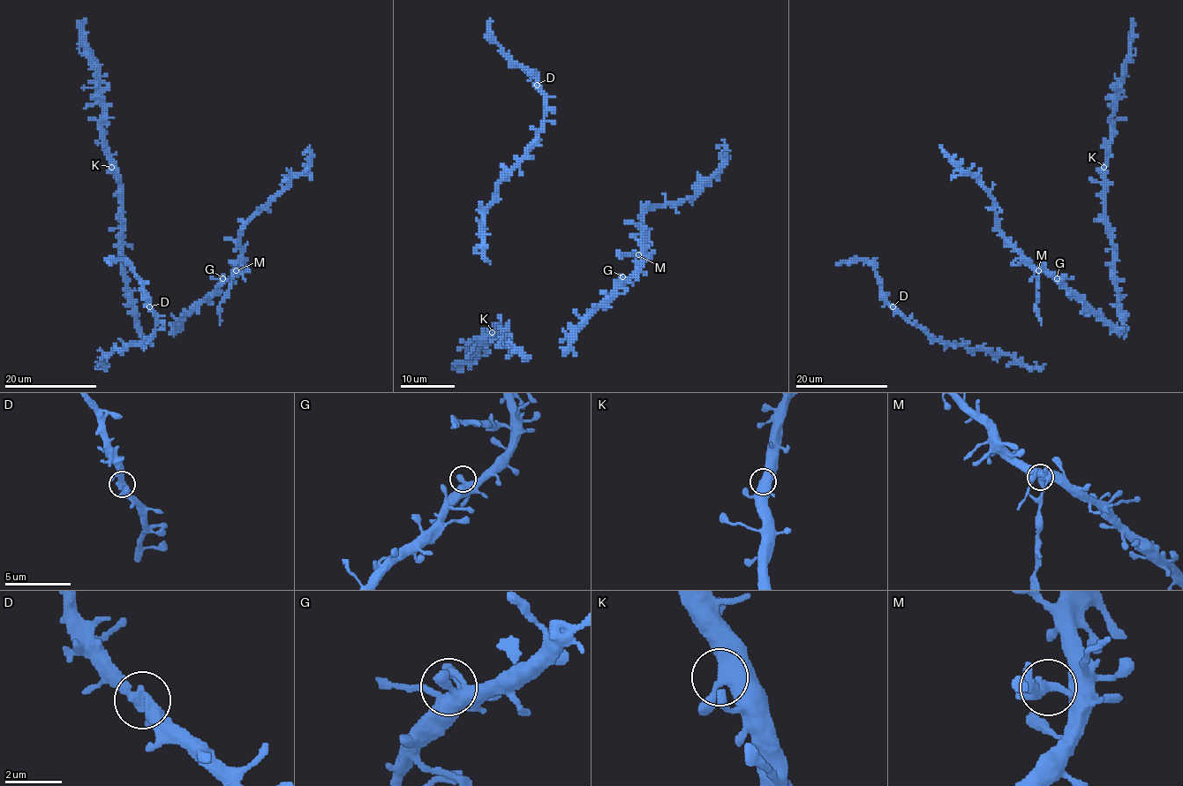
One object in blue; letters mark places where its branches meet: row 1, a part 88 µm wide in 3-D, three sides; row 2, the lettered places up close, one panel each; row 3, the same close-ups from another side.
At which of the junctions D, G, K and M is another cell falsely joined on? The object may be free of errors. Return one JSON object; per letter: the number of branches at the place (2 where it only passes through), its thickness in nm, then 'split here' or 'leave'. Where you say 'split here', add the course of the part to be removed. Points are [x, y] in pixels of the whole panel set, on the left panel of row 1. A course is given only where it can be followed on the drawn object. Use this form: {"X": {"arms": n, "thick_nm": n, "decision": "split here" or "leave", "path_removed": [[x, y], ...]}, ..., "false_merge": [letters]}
{"D": {"arms": 2, "thick_nm": 440, "decision": "leave"}, "G": {"arms": 2, "thick_nm": 360, "decision": "leave"}, "K": {"arms": 2, "thick_nm": 460, "decision": "leave"}, "M": {"arms": 2, "thick_nm": 420, "decision": "split here", "path_removed": [[236, 270], [232, 288], [221, 304], [221, 326]]}, "false_merge": ["M"]}

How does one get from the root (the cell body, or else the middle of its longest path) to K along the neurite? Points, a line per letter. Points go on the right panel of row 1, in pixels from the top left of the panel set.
K: (1123, 334), (1123, 320), (1115, 288), (1111, 231), (1106, 215), (1103, 167)

